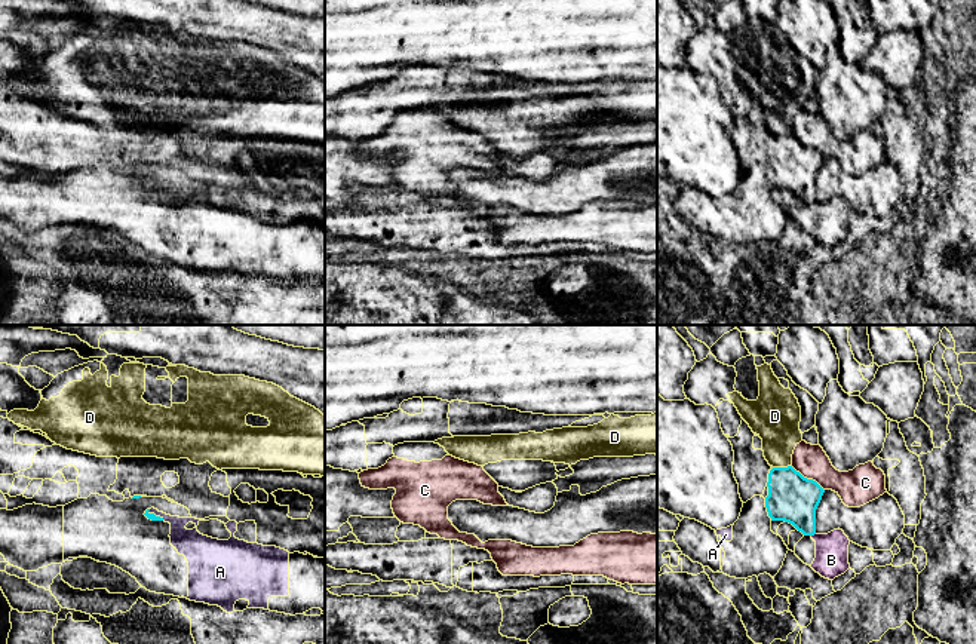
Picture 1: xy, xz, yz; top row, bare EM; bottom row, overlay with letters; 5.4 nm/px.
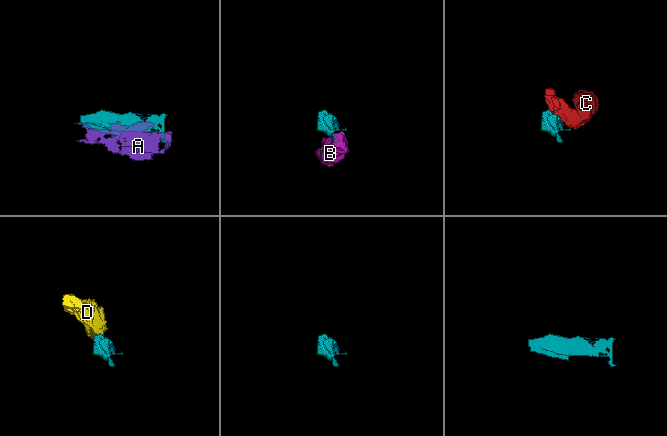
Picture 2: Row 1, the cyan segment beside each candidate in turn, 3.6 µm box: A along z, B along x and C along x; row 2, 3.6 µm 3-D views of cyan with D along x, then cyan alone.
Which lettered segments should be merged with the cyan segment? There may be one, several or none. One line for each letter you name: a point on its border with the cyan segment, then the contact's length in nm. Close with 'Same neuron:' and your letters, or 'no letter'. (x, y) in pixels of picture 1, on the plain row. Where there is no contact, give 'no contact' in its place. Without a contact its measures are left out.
Same neuron: no letter

